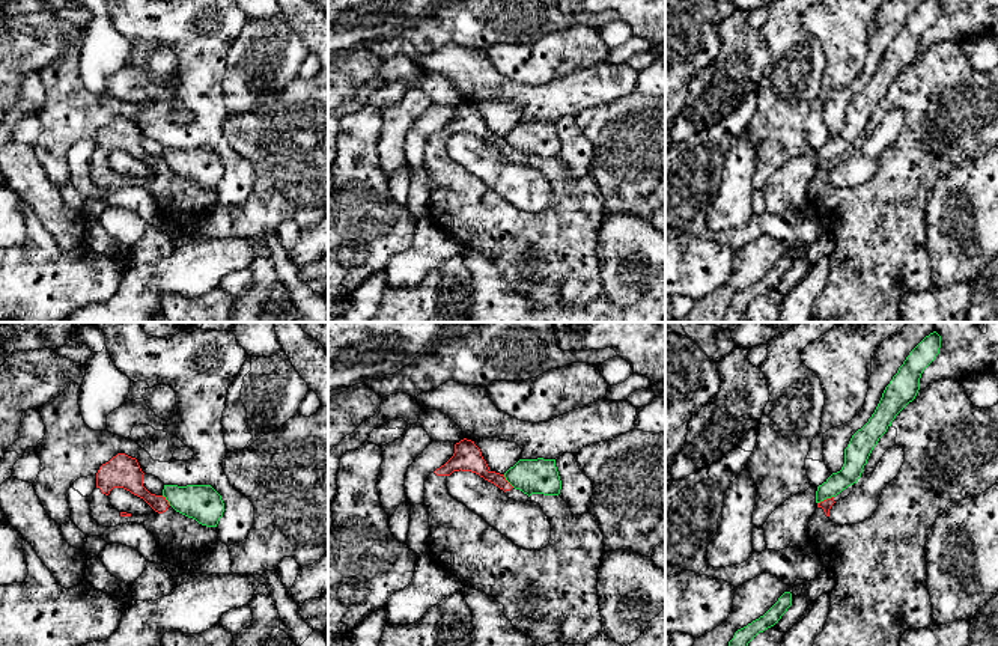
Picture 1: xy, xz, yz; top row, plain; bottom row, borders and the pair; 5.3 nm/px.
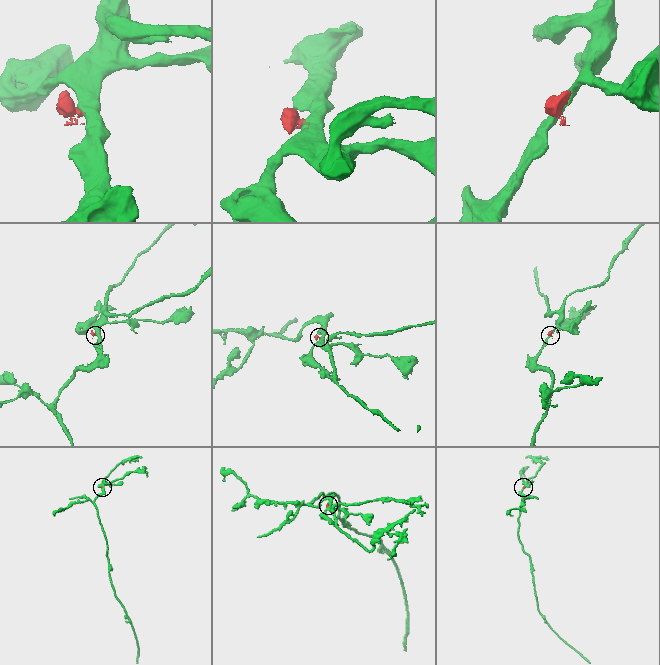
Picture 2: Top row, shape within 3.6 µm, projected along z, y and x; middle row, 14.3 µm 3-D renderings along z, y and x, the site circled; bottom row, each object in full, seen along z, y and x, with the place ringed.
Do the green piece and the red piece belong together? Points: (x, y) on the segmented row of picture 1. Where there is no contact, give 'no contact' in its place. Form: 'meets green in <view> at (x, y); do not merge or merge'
meets green in yz at (825, 499); do not merge

